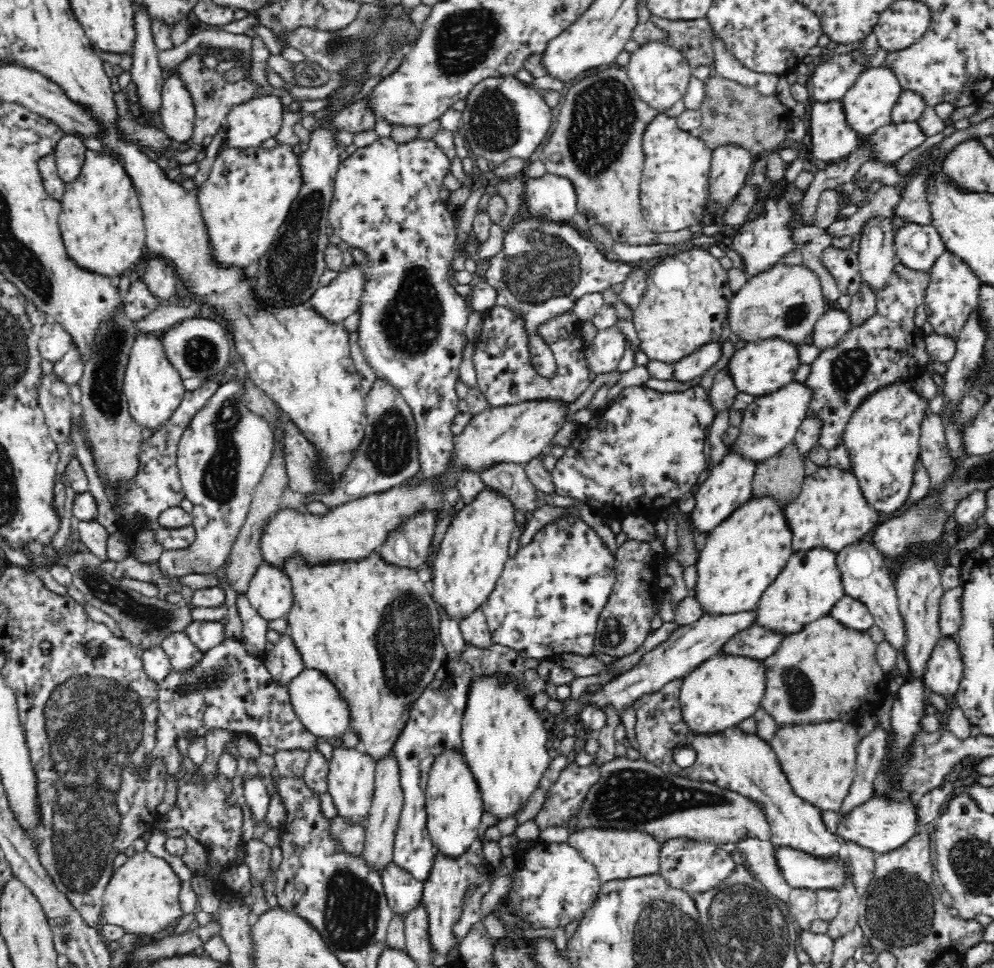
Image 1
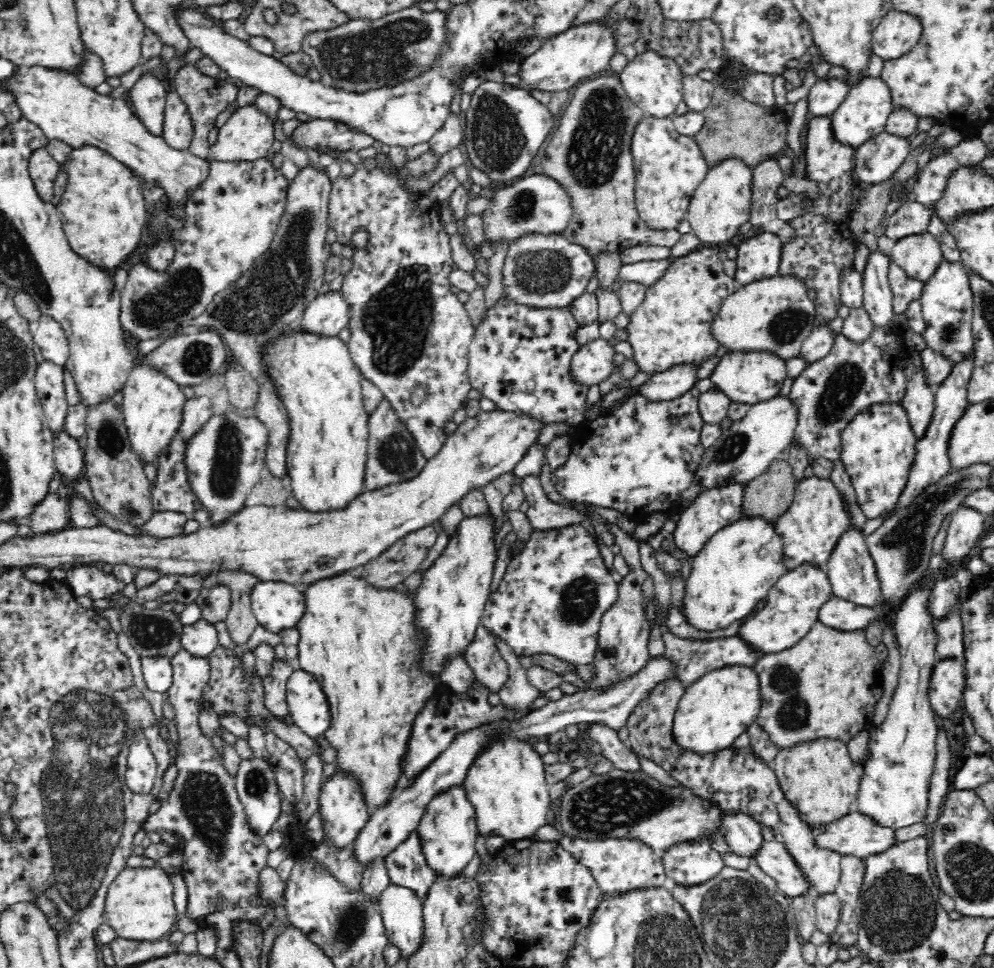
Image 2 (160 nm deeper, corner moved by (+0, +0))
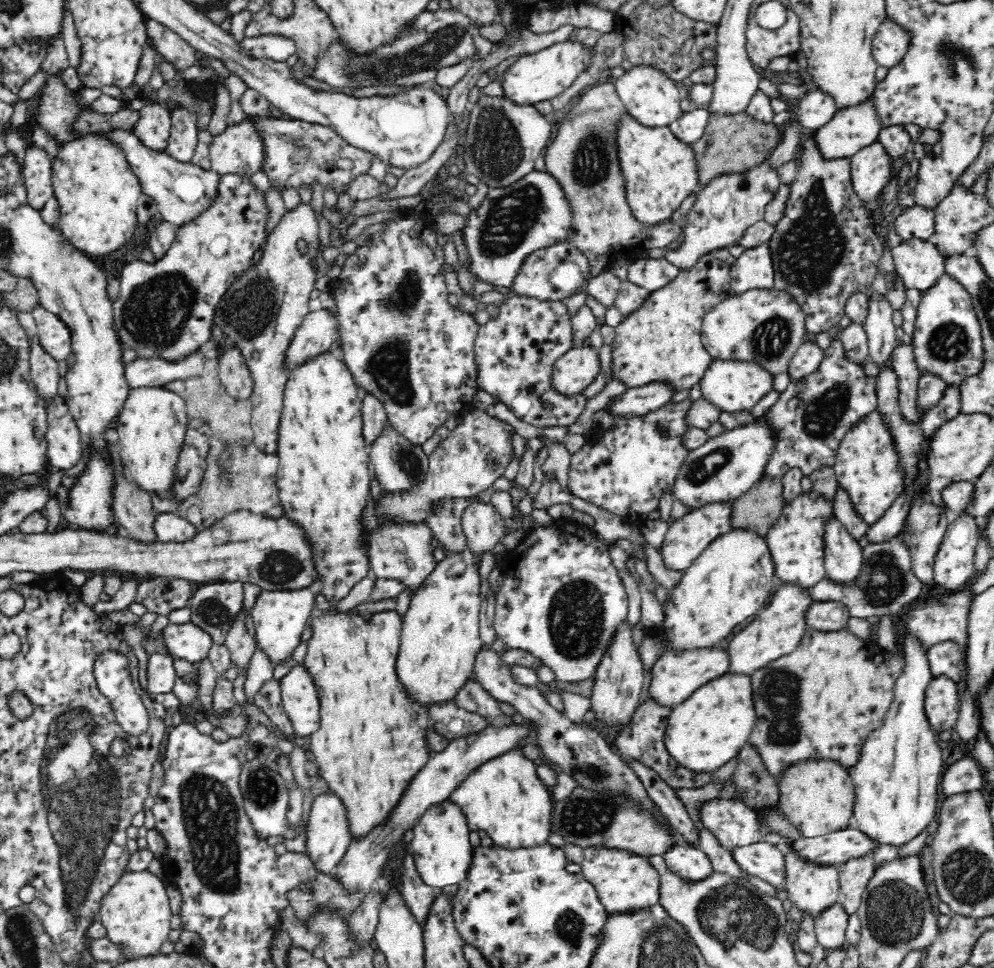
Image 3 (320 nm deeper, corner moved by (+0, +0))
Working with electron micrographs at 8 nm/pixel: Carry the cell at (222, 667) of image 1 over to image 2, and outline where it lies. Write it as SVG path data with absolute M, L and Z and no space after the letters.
M218 645L207 657L210 665L209 679L199 696L199 712L211 710L219 719L235 716L235 718L241 718L244 722L248 722L250 726L258 726L258 728L262 726L264 732L266 732L264 726L268 724L268 720L276 720L276 722L284 722L284 724L292 723L292 718L289 715L278 717L266 707L264 679L260 678L258 672L255 672L253 668L252 671L246 673L242 659L240 660L236 656L236 652L232 648Z

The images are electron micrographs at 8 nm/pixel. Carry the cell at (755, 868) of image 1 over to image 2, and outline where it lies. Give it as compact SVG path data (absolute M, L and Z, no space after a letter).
M727 813L722 822L722 836L729 849L738 856L753 858L764 844L763 826L746 814Z

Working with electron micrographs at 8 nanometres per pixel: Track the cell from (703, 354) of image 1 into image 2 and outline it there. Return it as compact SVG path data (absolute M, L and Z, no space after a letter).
M678 363L664 372L652 374L644 384L636 387L636 391L648 395L652 401L682 396L694 387L702 366L698 363Z

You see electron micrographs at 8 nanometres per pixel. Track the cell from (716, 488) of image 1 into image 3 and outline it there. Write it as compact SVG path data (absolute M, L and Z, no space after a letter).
M710 502L689 511L682 518L669 522L669 530L660 549L666 567L679 571L686 570L700 556L700 553L732 527L733 502Z

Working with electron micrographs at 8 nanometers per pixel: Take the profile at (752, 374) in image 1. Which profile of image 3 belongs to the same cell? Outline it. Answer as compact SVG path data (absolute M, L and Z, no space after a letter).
M713 359L699 380L699 385L702 396L714 401L722 411L737 411L751 409L770 390L774 390L774 377L766 367L757 362L742 359Z

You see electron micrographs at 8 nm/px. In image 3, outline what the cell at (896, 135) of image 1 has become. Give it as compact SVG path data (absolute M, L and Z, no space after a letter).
M876 141L850 157L852 184L864 202L878 199L893 176L892 157L888 154L886 147Z

